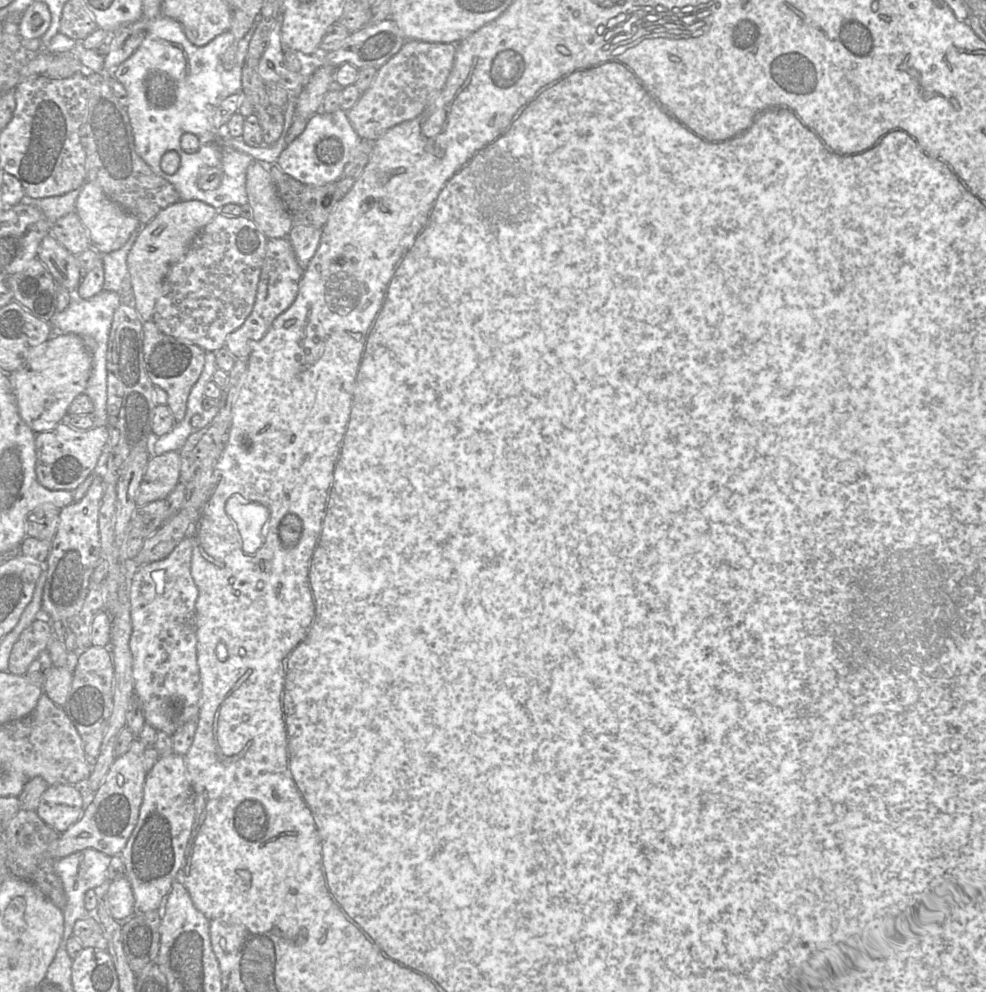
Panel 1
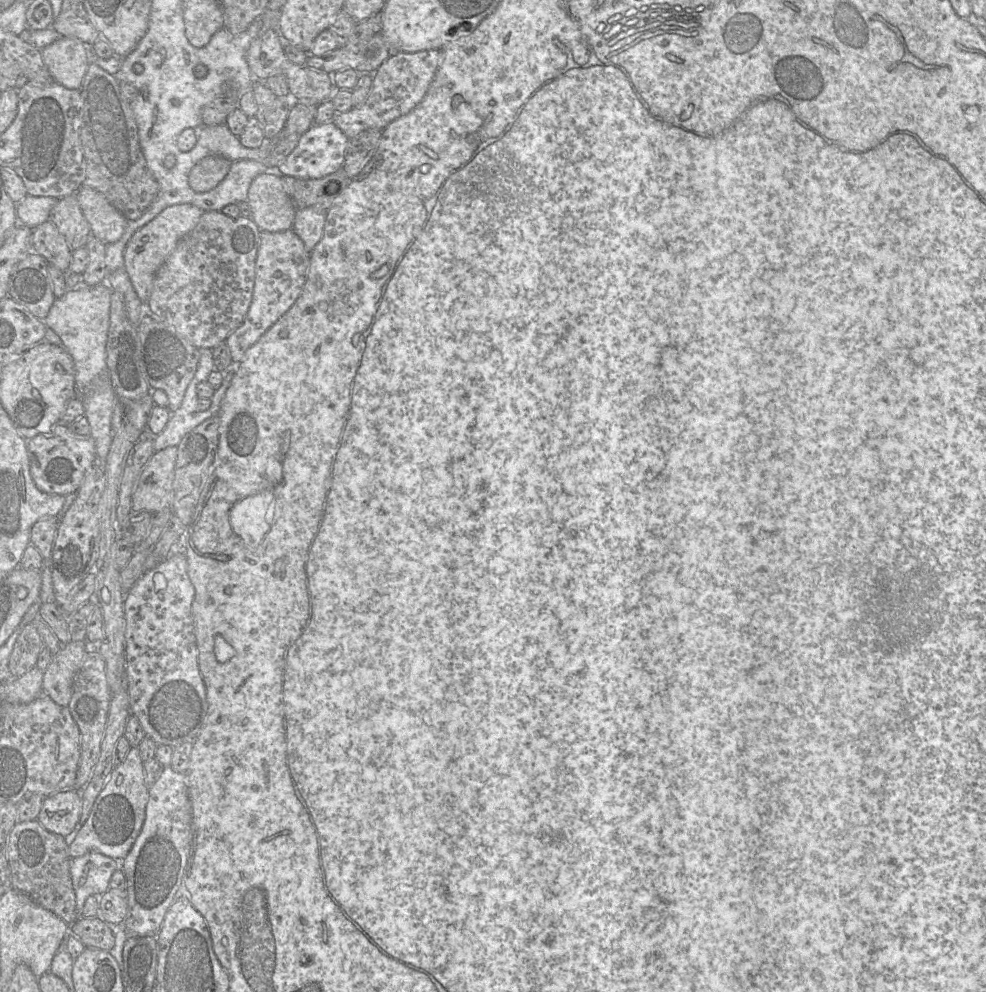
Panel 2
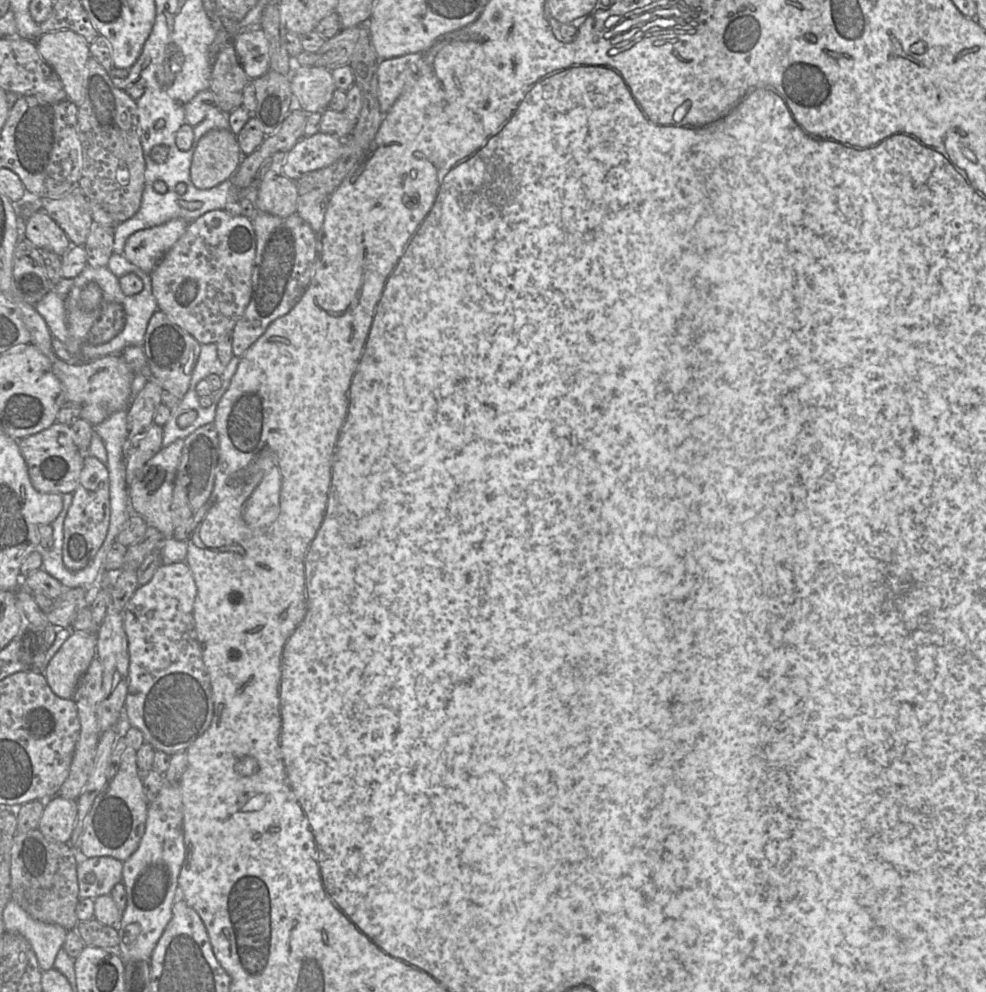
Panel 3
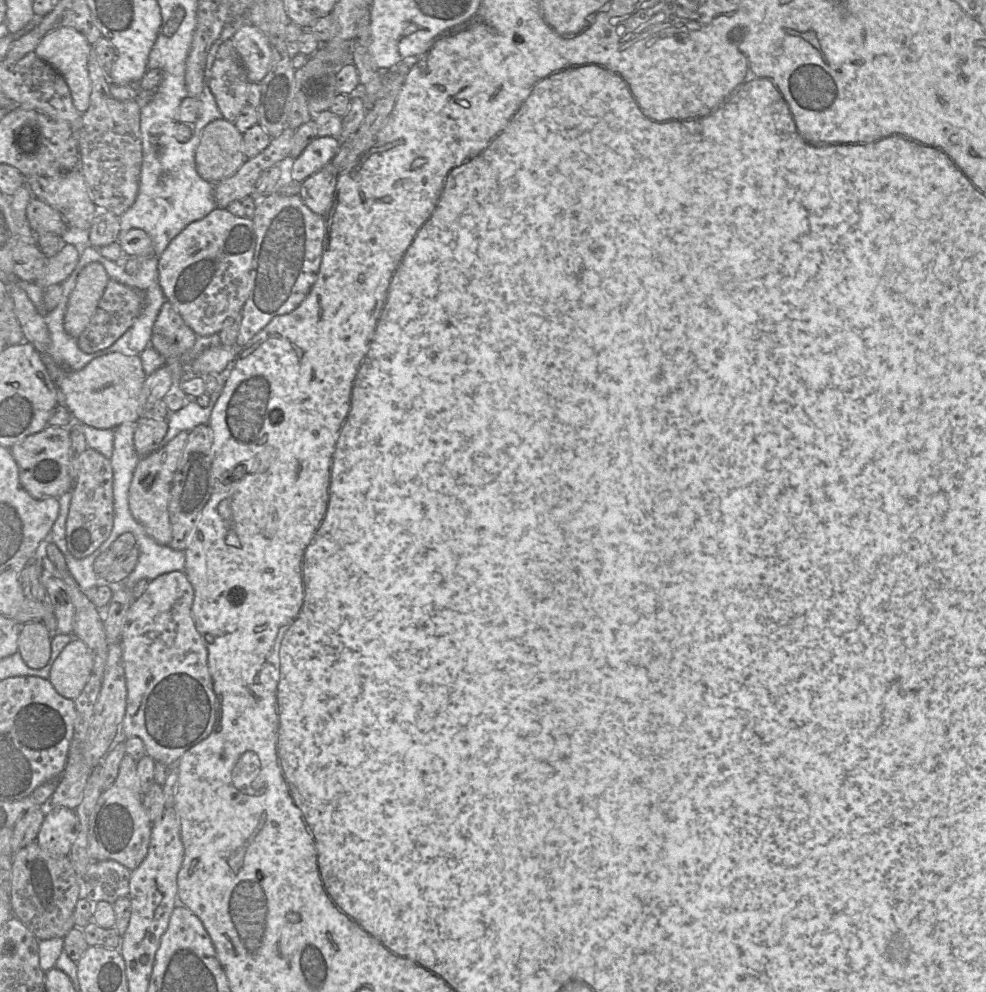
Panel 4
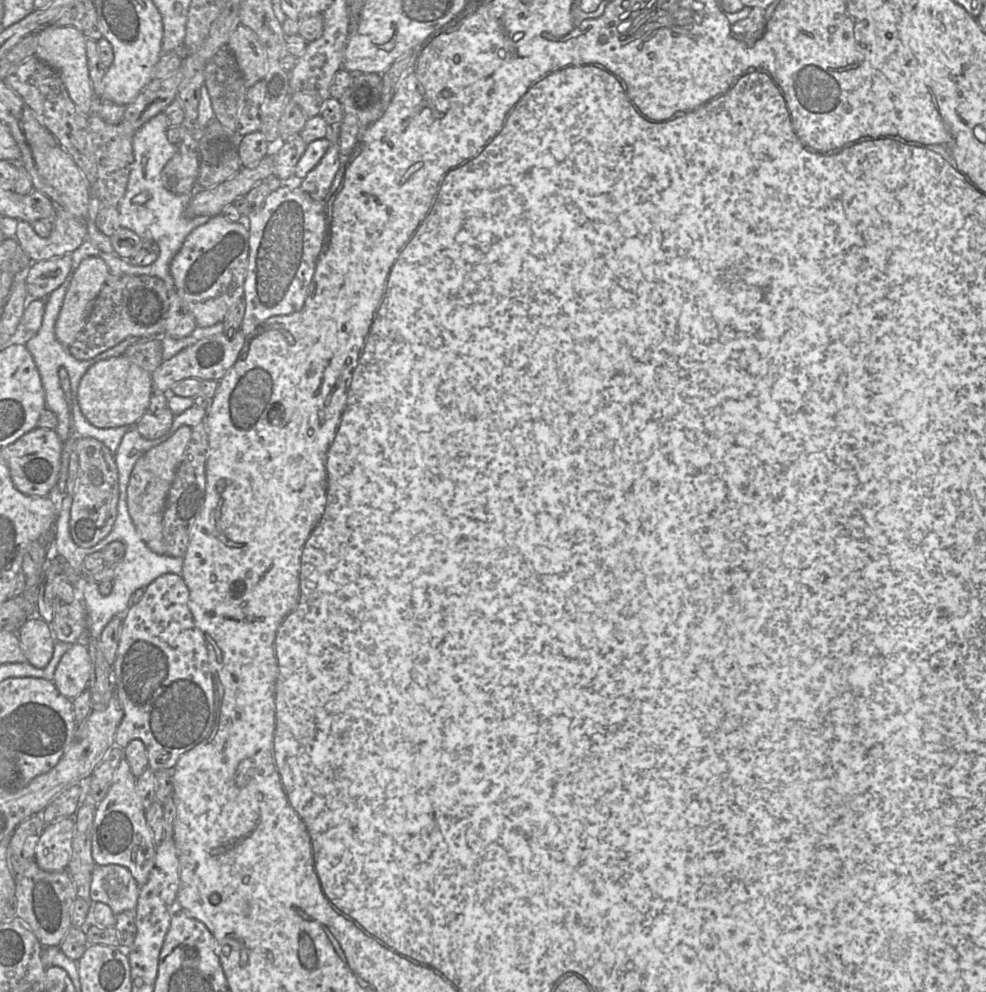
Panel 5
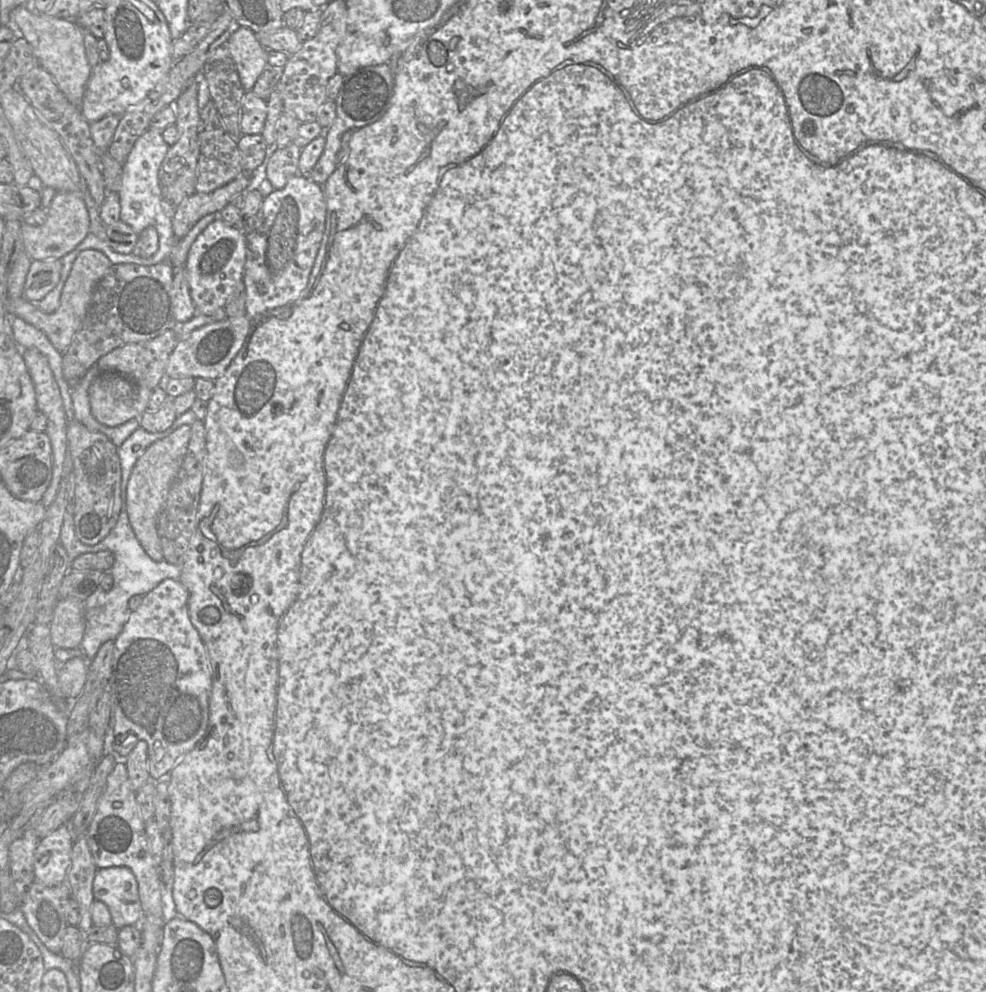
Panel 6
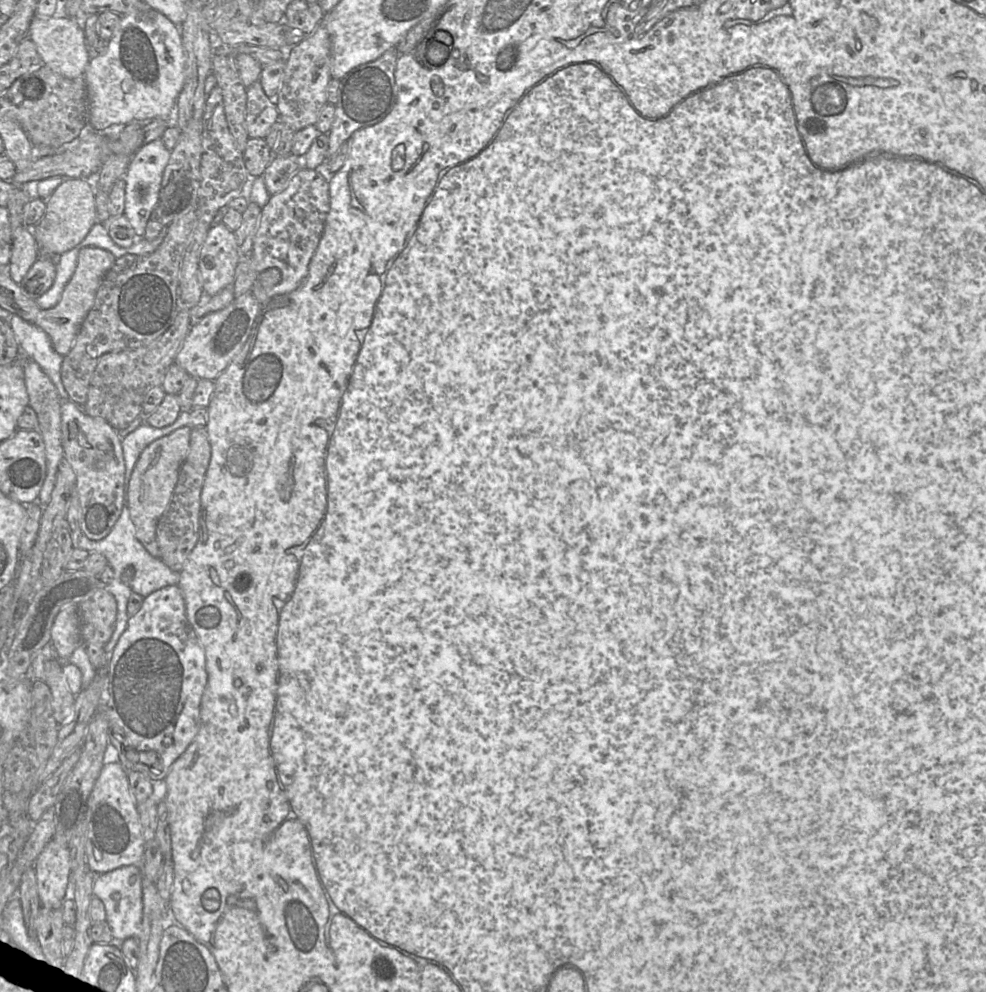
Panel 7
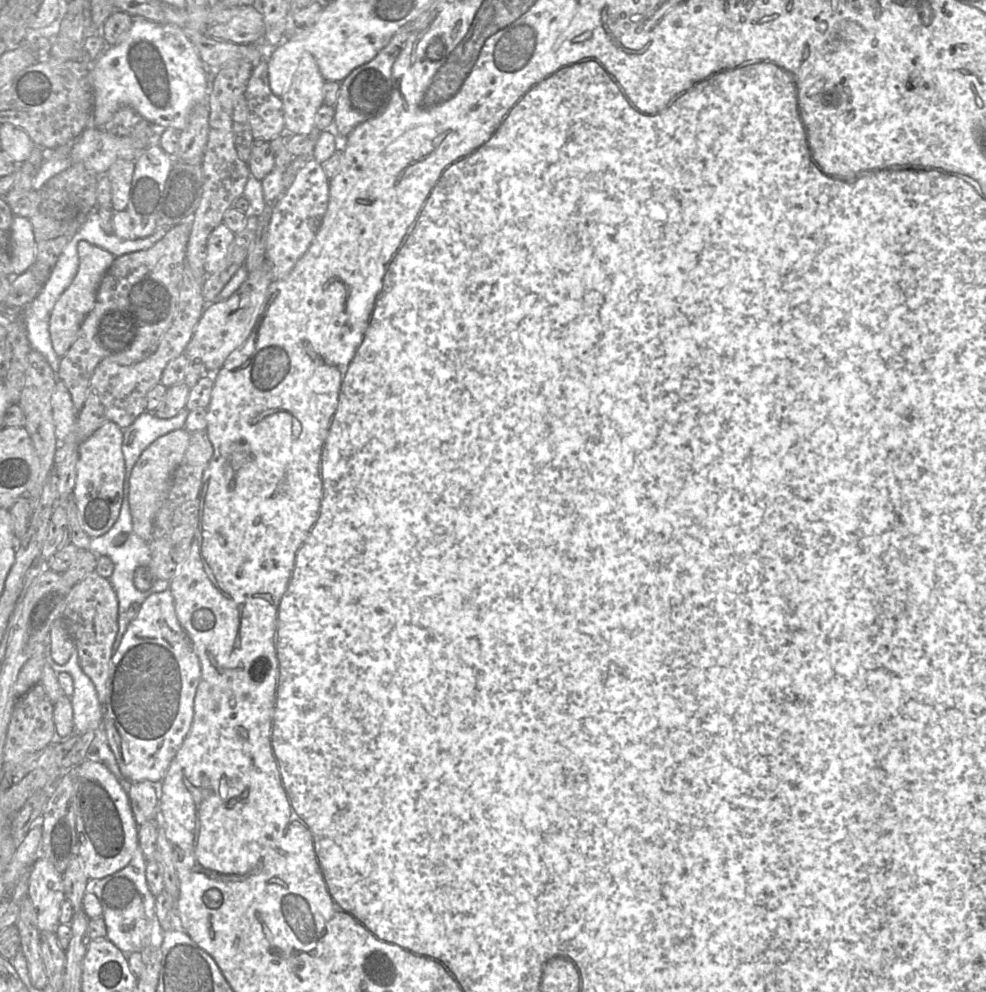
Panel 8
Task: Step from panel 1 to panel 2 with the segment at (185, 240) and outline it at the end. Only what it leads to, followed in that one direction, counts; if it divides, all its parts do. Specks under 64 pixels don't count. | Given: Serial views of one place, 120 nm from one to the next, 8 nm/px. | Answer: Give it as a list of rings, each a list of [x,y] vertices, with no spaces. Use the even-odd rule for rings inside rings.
[[[177,204],[165,208],[153,220],[130,238],[125,249],[124,269],[139,299],[147,304],[154,288],[157,272],[179,241],[199,222],[204,211],[192,204]]]

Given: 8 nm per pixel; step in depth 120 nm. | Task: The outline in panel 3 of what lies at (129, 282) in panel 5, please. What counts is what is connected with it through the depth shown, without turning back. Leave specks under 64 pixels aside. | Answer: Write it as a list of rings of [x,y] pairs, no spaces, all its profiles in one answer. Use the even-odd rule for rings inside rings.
[[[102,302],[97,320],[91,327],[87,342],[100,345],[109,342],[123,329],[125,324],[125,311],[121,304],[115,302]]]

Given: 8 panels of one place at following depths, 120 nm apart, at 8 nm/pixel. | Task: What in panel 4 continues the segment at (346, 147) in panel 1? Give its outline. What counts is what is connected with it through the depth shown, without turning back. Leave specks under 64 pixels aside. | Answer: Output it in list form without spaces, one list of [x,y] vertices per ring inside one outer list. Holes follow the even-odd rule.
[[[315,137],[303,152],[292,161],[292,179],[301,183],[328,165],[336,155],[339,145],[340,139],[337,137]]]

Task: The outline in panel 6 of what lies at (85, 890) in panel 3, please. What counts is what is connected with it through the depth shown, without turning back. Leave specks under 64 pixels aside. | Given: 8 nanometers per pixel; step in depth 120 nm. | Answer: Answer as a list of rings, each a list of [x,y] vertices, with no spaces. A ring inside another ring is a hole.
[[[128,867],[97,869],[92,890],[94,900],[99,900],[108,907],[112,924],[117,929],[140,922],[142,907],[138,883]]]

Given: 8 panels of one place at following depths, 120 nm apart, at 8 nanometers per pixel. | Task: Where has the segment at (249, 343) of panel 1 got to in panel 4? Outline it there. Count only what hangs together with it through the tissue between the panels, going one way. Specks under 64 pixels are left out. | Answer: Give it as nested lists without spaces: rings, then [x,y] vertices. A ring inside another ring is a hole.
[[[271,193],[256,203],[252,218],[254,229],[254,254],[248,279],[248,298],[243,305],[241,323],[236,346],[246,345],[274,317],[290,313],[306,298],[319,272],[323,241],[325,237],[325,216],[312,212],[299,194],[285,196]]]

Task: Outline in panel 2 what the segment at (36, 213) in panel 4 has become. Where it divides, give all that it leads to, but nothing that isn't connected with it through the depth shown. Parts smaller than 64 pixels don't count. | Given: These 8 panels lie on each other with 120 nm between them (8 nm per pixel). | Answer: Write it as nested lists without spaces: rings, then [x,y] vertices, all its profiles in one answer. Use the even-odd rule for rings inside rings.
[[[51,220],[32,230],[32,251],[46,259],[48,264],[69,273],[73,250]]]

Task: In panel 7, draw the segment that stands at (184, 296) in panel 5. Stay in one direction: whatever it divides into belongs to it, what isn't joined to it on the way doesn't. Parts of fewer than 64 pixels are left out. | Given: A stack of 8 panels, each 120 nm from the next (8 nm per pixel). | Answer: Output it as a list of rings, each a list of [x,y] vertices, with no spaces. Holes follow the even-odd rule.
[[[222,222],[212,225],[199,257],[204,296],[214,296],[233,285],[241,259],[234,231]]]

